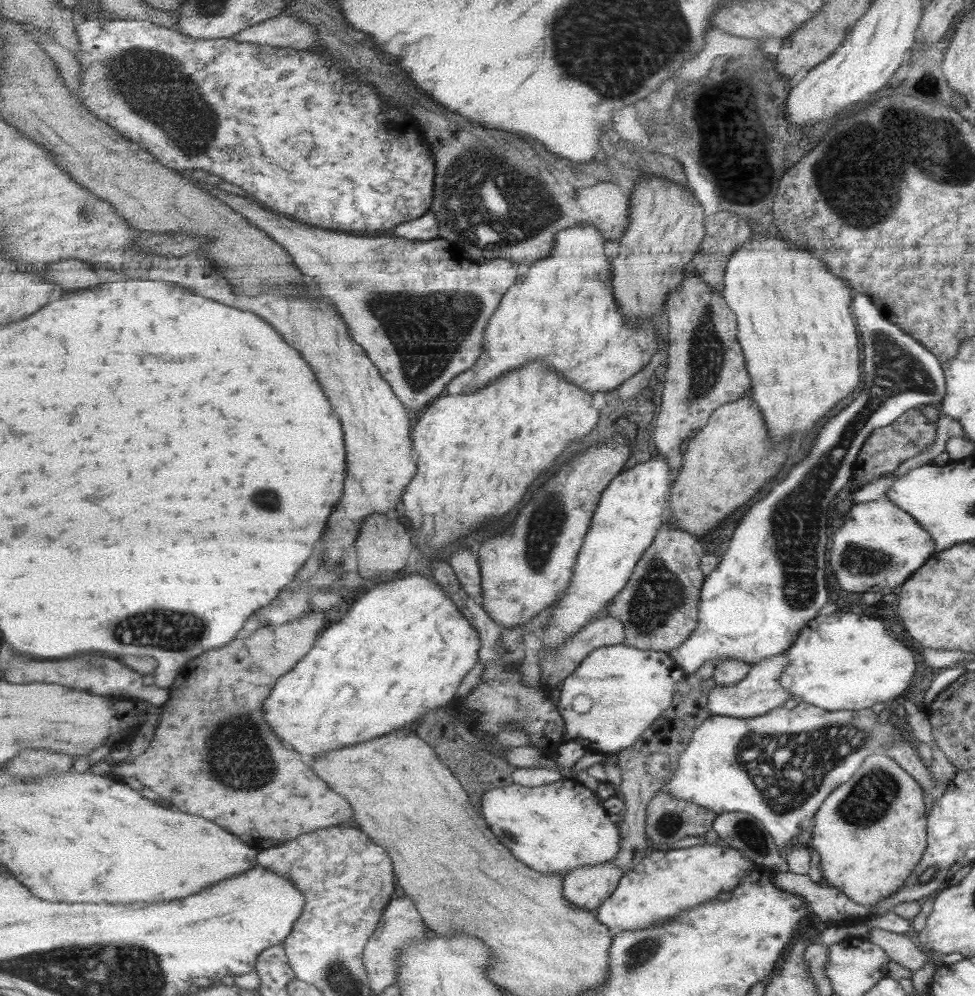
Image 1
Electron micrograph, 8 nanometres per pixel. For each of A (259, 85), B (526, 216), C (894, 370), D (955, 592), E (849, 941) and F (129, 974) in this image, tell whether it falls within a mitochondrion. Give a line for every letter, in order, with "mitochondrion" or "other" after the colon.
A: other
B: mitochondrion
C: mitochondrion
D: other
E: other
F: mitochondrion

